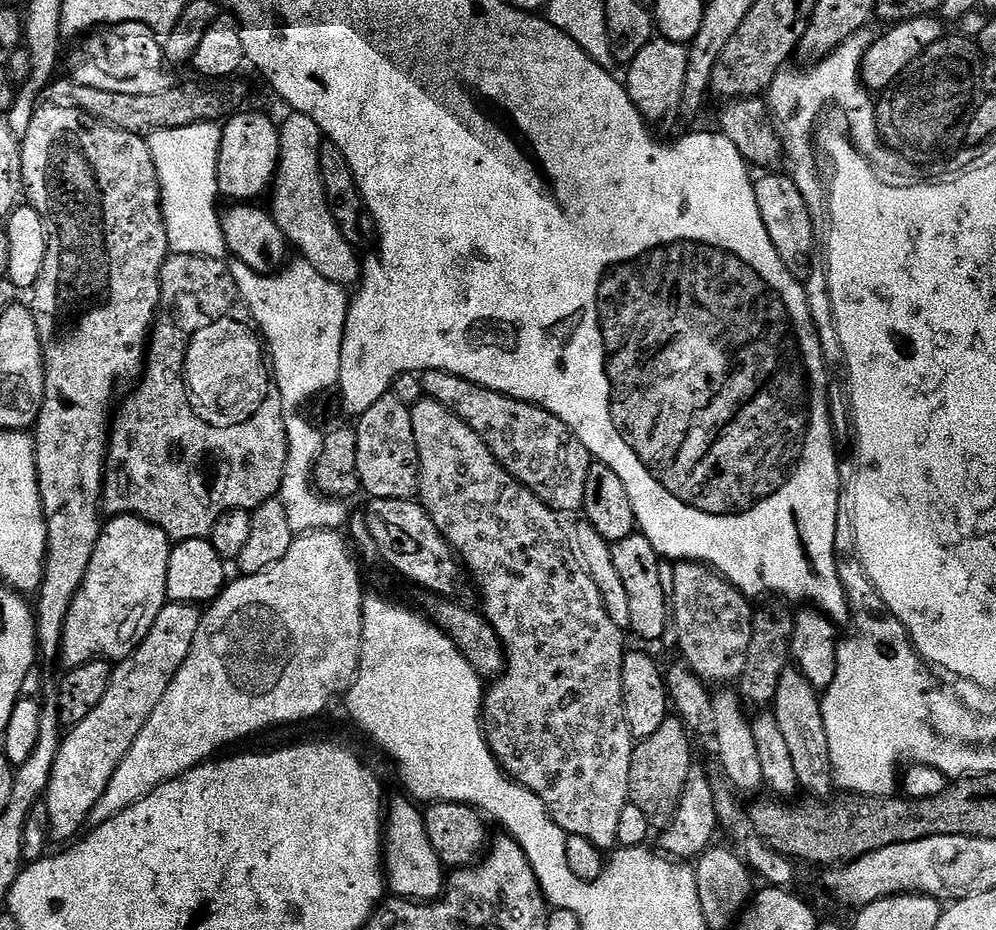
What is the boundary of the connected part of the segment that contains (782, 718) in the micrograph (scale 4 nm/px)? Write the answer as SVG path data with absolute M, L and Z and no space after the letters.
M789 666L781 675L778 682L774 711L778 730L786 737L790 749L790 762L794 762L794 771L798 773L798 782L801 789L812 798L828 798L833 795L834 781L832 779L832 763L830 762L830 746L826 738L826 726L820 713L821 697L810 682L797 671Z

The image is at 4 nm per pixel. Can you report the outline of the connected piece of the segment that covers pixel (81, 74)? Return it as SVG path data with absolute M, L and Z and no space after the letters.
M126 20L107 30L93 31L81 40L80 48L72 52L72 76L83 88L110 90L110 94L155 94L173 83L161 37L145 24Z

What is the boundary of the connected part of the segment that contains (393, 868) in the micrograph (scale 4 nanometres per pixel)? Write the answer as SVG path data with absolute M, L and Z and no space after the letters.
M403 799L393 808L391 805L386 816L382 851L387 891L401 900L438 900L446 887L446 865L438 858L434 846L430 846L430 834L426 834L423 811L411 799Z

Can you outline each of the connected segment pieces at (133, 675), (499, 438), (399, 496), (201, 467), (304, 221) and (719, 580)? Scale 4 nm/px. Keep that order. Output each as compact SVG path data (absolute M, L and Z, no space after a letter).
M179 602L165 604L150 634L146 634L146 638L136 647L135 652L130 653L113 667L110 686L106 686L106 694L102 694L102 702L98 702L98 706L90 710L90 714L86 714L82 722L71 725L69 732L72 733L69 736L67 733L61 739L58 758L55 759L52 778L46 793L46 805L48 804L48 816L52 819L54 839L71 841L85 831L84 823L86 825L89 823L94 806L98 806L98 798L106 794L106 786L110 786L110 778L114 778L114 772L118 770L122 758L126 758L130 746L134 746L134 738L142 734L142 726L146 726L146 718L154 714L154 706L158 706L158 702L166 698L166 690L170 690L170 682L174 682L178 670L182 670L182 662L186 662L186 654L190 654L190 646L194 646L194 634L198 634L201 615L201 609L194 604Z
M425 372L419 379L427 399L437 400L438 403L447 406L459 420L466 421L483 438L485 446L492 451L496 461L519 484L529 488L545 506L557 514L579 513L583 509L586 498L586 474L590 474L590 466L594 460L589 456L584 443L566 426L566 422L562 422L557 416L536 404L527 404L525 400L504 396L500 392L483 388L449 372Z
M393 394L378 398L355 421L360 487L373 500L416 500L420 490L420 455L414 442L412 409Z
M169 255L160 275L160 310L156 313L156 322L152 325L150 339L146 345L146 371L139 381L136 393L124 404L124 410L115 415L108 437L108 454L104 465L104 494L102 508L109 517L114 516L140 516L150 524L156 524L164 531L169 540L179 542L181 540L203 540L211 537L212 528L218 522L218 518L224 512L235 508L255 510L259 504L273 499L279 493L284 481L286 470L286 458L288 457L288 435L286 434L286 422L284 421L284 403L280 393L272 390L262 402L262 406L253 414L252 419L246 424L239 424L232 429L211 428L205 420L200 419L188 398L188 385L185 383L184 363L186 362L188 347L192 342L192 336L198 330L210 326L215 320L225 319L232 307L238 304L236 283L232 277L229 265L224 260L211 260L201 256Z
M292 112L285 118L280 128L280 166L276 170L276 178L270 189L272 205L270 211L278 222L282 234L288 239L289 245L296 248L301 257L308 261L322 278L341 286L359 285L362 275L361 257L356 257L357 249L349 244L346 238L342 238L340 227L334 222L334 218L328 209L328 196L324 192L324 173L320 171L320 149L322 147L322 133L320 127L310 117L301 112Z
M680 562L675 565L676 568L670 572L670 616L674 621L674 632L676 628L676 640L680 643L680 652L682 655L683 663L688 665L688 669L699 678L699 680L704 681L705 684L709 686L715 686L715 684L720 684L716 686L728 686L731 682L739 681L740 675L744 672L744 667L746 666L747 651L750 647L750 636L752 630L752 619L754 615L754 608L751 608L749 597L744 596L739 590L729 580L725 580L719 572L708 567L707 564L697 564L695 562Z

